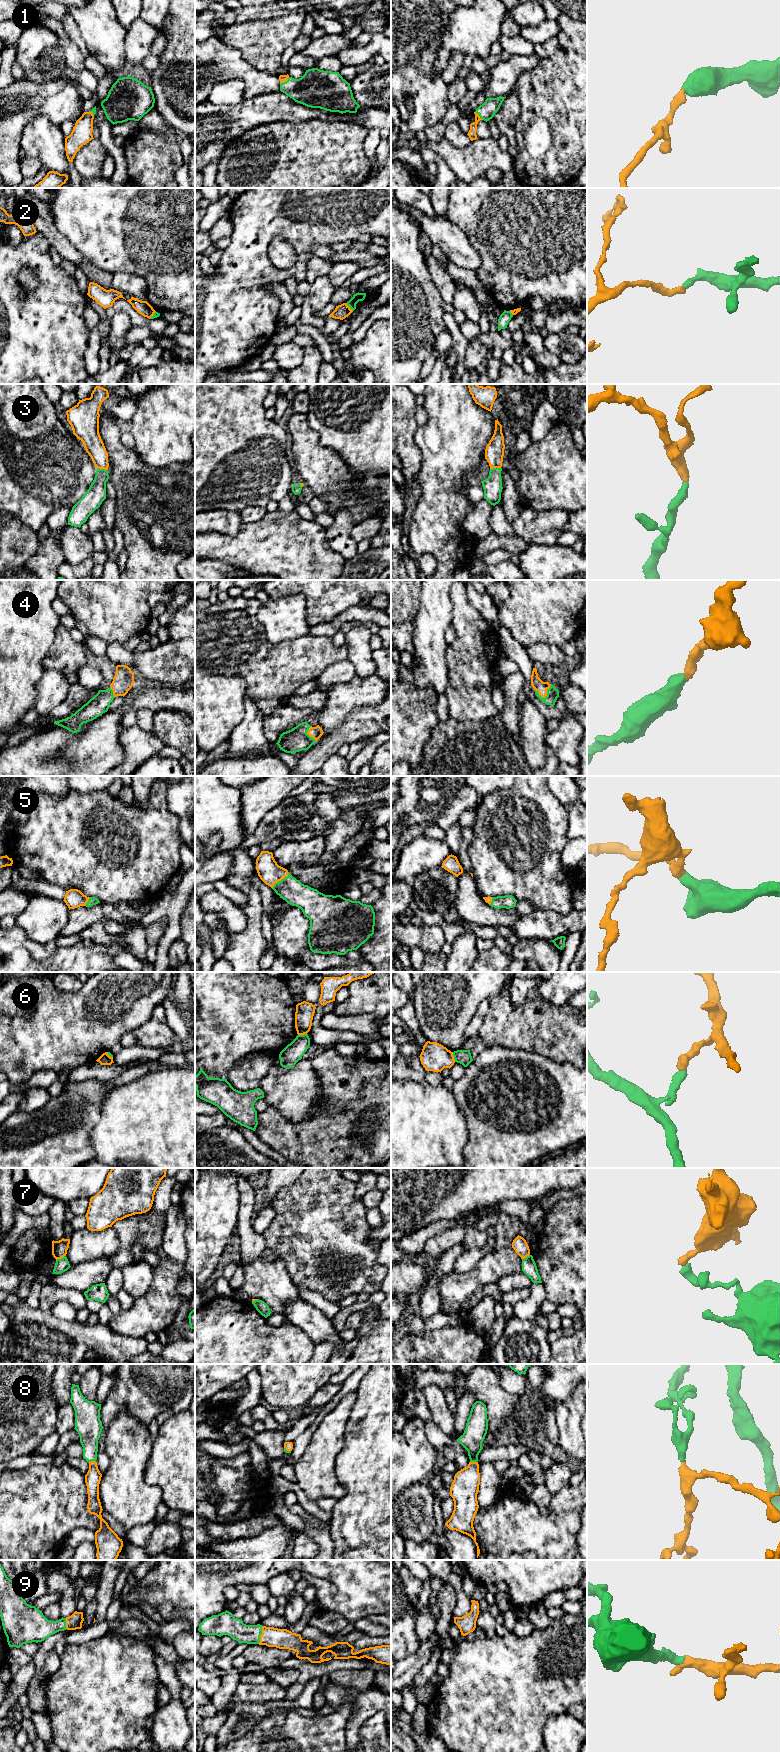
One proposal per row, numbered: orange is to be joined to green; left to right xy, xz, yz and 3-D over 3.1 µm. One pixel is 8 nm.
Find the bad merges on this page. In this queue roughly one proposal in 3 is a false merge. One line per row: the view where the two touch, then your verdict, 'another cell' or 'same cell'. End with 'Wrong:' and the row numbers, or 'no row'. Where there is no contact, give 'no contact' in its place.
1: xz | same cell
2: xz | another cell
3: yz | same cell
4: yz | same cell
5: xz | same cell
6: yz | another cell
7: xy | another cell
8: xy | same cell
9: xz | same cell
Wrong: 2, 6, 7

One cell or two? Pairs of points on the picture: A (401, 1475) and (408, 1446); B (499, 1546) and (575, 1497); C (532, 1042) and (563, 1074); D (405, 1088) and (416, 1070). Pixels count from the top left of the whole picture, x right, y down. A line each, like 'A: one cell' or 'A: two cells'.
A: one cell
B: one cell
C: two cells
D: two cells

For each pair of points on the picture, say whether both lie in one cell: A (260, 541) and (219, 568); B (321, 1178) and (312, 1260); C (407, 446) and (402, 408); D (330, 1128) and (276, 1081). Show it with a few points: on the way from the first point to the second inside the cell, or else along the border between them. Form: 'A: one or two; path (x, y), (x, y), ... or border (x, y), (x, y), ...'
A: two; border (205, 558), (224, 561), (244, 569)
B: one; path (321, 1198), (320, 1240)
C: one; path (402, 437), (402, 417)
D: two; border (322, 1091), (308, 1118), (299, 1122), (289, 1120)

